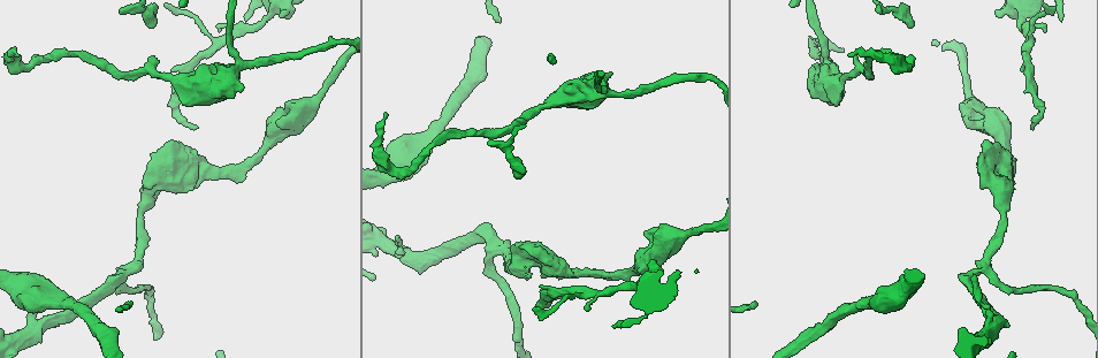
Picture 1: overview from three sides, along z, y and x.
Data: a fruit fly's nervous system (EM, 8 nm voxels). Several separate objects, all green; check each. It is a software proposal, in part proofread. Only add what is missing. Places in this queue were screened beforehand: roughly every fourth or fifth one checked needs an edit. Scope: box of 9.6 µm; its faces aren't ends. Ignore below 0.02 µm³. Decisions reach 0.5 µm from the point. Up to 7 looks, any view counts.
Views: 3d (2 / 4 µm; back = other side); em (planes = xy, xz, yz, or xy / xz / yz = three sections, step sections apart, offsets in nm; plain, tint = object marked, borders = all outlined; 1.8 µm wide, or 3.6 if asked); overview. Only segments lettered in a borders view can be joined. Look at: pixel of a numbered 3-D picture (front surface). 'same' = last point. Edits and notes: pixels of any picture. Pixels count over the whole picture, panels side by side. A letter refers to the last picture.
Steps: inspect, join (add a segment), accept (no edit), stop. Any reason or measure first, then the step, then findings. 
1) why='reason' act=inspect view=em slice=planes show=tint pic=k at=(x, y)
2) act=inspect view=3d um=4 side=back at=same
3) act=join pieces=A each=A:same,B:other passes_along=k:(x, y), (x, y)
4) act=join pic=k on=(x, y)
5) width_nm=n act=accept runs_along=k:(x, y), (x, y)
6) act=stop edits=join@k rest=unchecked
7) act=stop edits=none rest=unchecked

why='calibre changes' act=inspect view=3d um=4 pic=1 at=(640, 285)

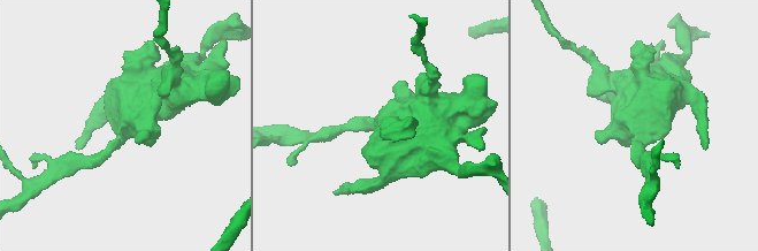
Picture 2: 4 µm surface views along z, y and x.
why='need the tissue' act=inspect view=em um=3.6 slice=planes show=borders pic=2 at=(122, 131)

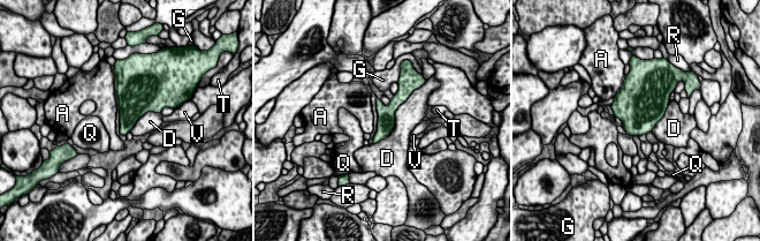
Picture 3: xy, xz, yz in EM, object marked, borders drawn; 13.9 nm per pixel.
act=accept each=A:other,D:other,G:other,Q:other,R:other,T:other,V:other runs_along=3:(403, 96), (375, 140) found='none of them fits'

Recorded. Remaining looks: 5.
why='branch stops here' act=inspect view=3d um=2 pic=1 at=(153, 28)

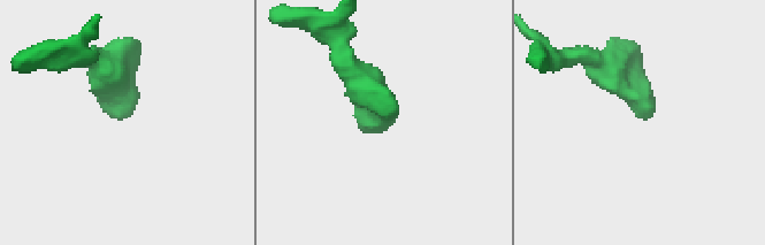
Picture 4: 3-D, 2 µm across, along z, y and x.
act=inspect view=em slice=xy step=8 show=borders pic=4 at=(122, 119)

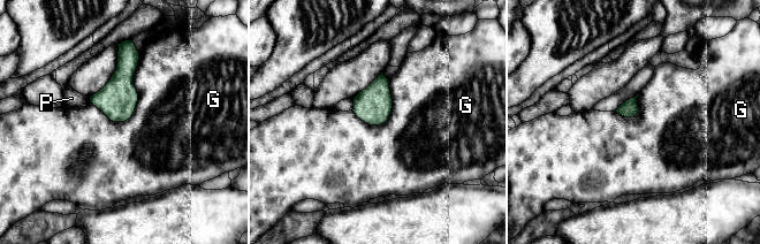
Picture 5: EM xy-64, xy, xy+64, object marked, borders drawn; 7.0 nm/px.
act=inspect view=em slice=planes show=borders at=same

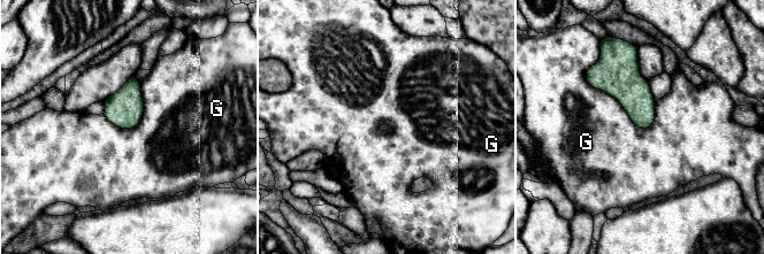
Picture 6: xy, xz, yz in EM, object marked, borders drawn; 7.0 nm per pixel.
act=accept each=G:other border=6:(586, 74), (636, 125), (652, 123) found='none of them fits'

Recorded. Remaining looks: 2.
why='end of a long branch' act=inspect view=em um=3.6 slice=planes show=borders pic=1 at=(386, 114)

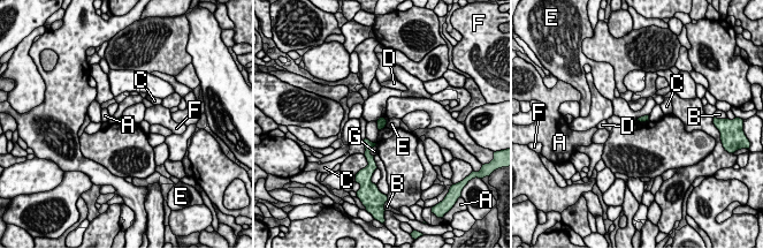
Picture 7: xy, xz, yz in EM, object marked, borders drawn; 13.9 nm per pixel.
act=accept each=A:other,B:other,C:other,D:other,E:other,F:other,G:other border=7:(648, 114), (636, 119) found='none of them fits'

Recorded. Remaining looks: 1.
act=stop edits=none rest=unchecked

